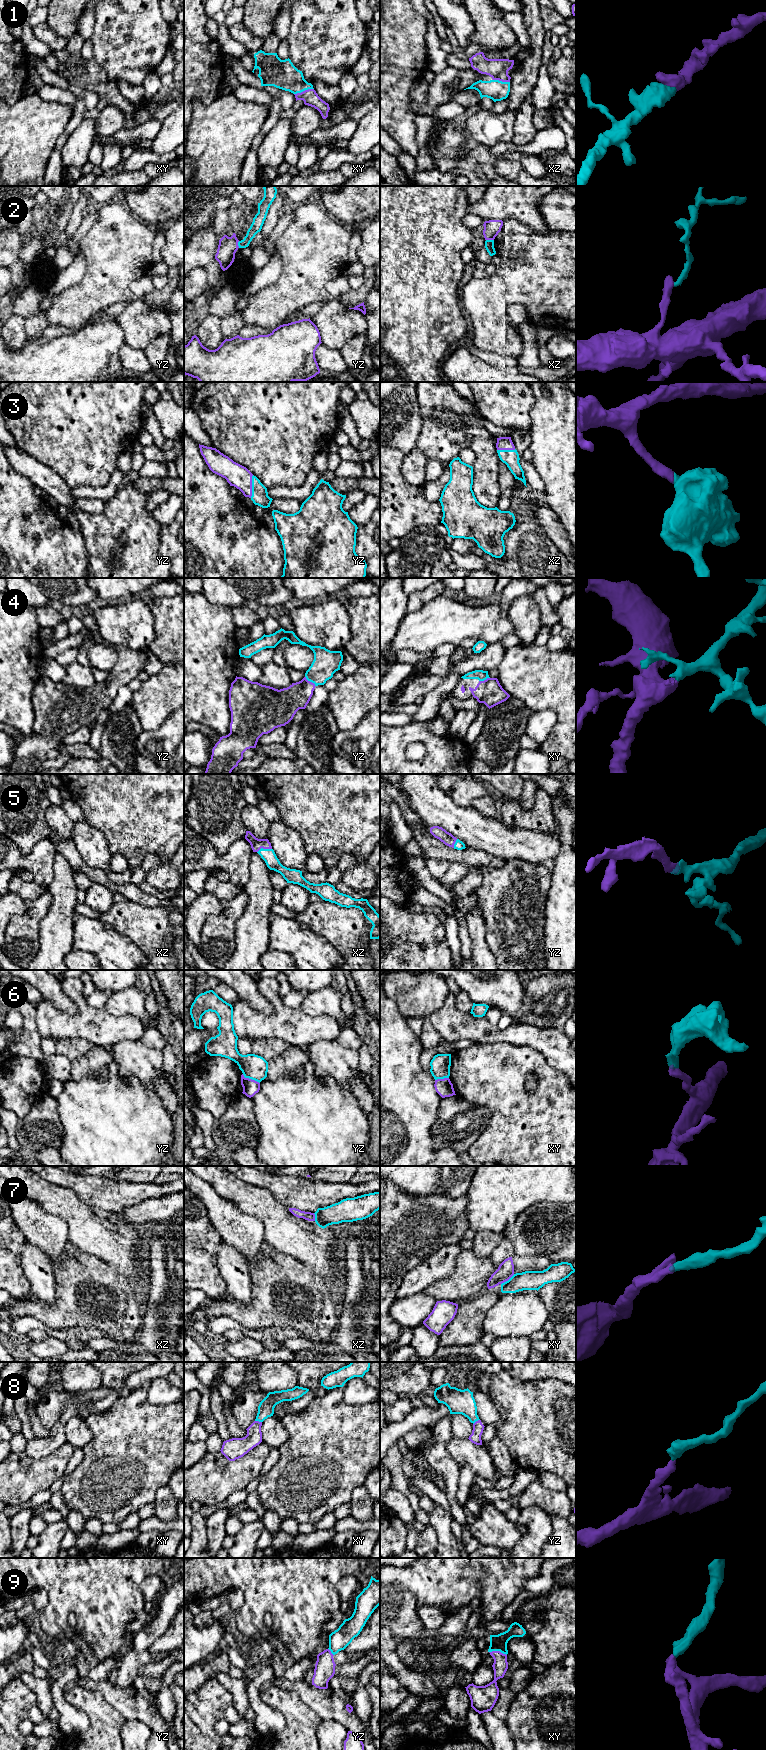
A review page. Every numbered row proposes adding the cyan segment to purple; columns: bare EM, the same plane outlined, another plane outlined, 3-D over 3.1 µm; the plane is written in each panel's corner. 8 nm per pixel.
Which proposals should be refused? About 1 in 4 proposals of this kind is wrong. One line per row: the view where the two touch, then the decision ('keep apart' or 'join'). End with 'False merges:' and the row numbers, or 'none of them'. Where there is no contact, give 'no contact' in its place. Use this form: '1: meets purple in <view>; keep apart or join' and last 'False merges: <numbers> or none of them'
1: meets purple in xy; join
2: meets purple in xz; keep apart
3: meets purple in yz; join
4: meets purple in yz; join
5: meets purple in xz; join
6: meets purple in yz; keep apart
7: meets purple in xy; keep apart
8: meets purple in xy; join
9: meets purple in xy; join
False merges: 2, 6, 7

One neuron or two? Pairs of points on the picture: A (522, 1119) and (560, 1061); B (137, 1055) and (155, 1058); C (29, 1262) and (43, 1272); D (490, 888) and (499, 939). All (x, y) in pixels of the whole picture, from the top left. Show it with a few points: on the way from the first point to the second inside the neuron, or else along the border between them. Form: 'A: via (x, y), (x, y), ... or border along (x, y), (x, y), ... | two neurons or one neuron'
A: border along (539, 1052), (551, 1066), (565, 1075) | two neurons
B: via (141, 1058), (151, 1058) | one neuron
C: via (32, 1263), (40, 1271) | one neuron
D: via (499, 901), (499, 926) | one neuron

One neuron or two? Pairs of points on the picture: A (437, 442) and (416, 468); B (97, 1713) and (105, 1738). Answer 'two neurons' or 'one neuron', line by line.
A: two neurons
B: one neuron

